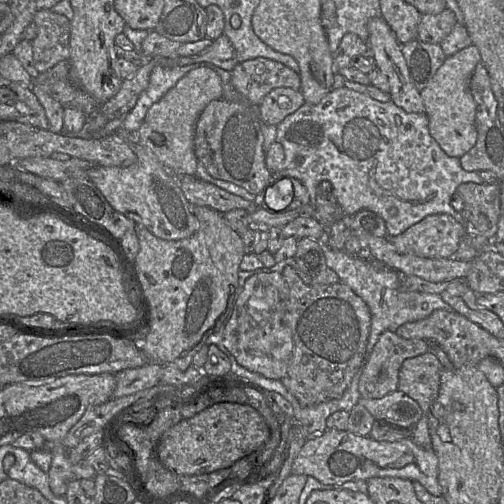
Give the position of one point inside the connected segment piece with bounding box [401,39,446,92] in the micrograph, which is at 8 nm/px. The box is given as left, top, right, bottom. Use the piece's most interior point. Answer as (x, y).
(423, 60)

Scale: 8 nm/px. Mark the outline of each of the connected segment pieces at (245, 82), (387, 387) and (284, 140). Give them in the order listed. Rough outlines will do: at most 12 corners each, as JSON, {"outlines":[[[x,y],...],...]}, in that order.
{"outlines":[[[263,57],[238,63],[230,82],[260,105],[275,88],[299,90],[297,72]],[[384,331],[364,359],[358,389],[379,399],[398,390],[399,371],[432,344]],[[345,87],[305,103],[266,152],[273,180],[313,206],[328,181],[344,215],[398,236],[451,198],[465,171],[407,113]]]}

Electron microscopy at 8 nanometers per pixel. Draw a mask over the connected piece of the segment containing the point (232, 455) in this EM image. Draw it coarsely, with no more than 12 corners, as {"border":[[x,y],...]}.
{"border":[[221,402],[157,444],[178,475],[228,468],[259,450],[269,427],[248,404]]}

